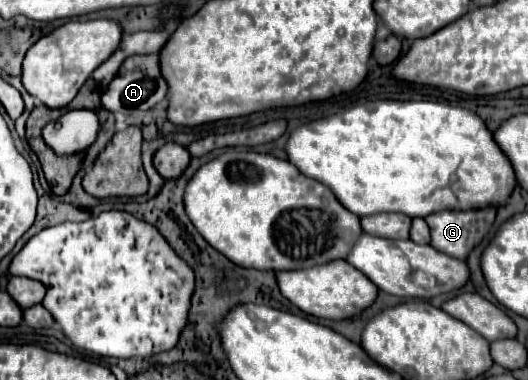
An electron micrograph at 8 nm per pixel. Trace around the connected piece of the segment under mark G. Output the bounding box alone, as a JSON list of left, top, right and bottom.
[427,209,495,259]

